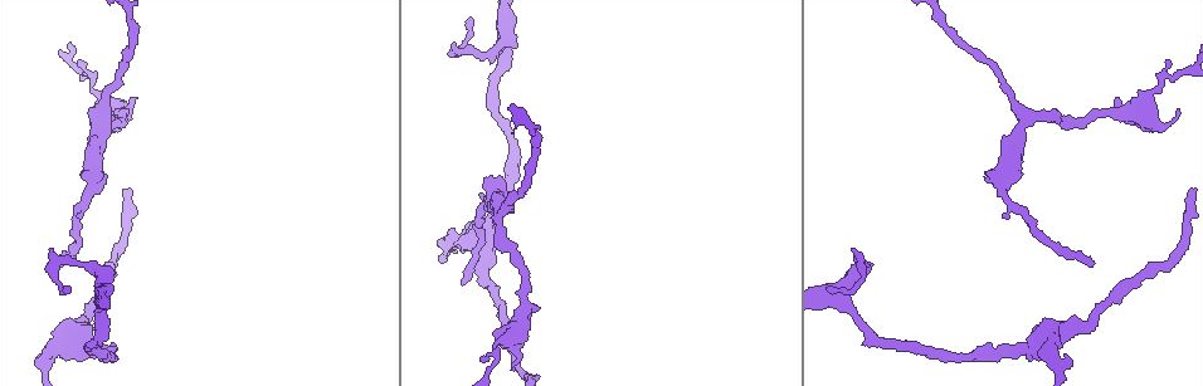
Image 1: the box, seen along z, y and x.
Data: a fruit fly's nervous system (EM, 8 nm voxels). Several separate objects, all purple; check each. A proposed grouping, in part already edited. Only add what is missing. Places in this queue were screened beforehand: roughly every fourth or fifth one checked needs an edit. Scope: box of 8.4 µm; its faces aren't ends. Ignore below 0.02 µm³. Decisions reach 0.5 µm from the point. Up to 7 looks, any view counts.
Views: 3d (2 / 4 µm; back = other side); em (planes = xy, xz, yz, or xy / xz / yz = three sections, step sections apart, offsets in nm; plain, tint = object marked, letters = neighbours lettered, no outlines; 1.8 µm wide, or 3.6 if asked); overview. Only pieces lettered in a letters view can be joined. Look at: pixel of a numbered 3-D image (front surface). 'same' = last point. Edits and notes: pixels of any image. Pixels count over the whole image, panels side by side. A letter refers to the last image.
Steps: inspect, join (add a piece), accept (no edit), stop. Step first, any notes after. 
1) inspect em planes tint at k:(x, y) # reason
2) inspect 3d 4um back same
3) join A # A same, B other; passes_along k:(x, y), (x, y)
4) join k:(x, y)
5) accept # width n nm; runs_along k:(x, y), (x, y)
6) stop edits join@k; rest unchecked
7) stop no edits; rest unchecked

inspect em xy step 4 letters at 1:(829, 287) # an open end

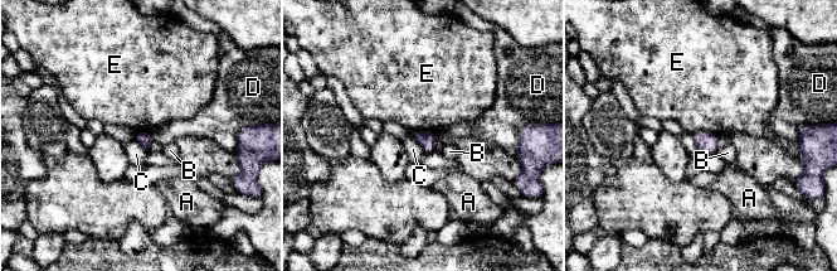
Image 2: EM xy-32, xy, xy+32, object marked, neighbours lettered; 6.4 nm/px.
inspect em yz step 4 letters same

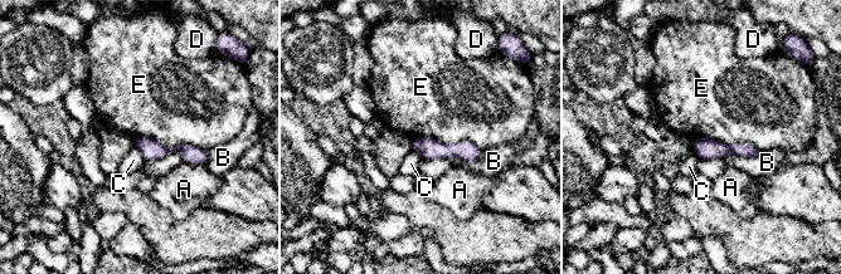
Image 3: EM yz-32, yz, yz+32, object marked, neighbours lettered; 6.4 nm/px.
accept # A other, B other, C other, D other, E other; border 3:(134, 137), (207, 151); none of them fits

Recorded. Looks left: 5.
inspect 3d 2um back at 1:(1094, 264) # long arm stops here

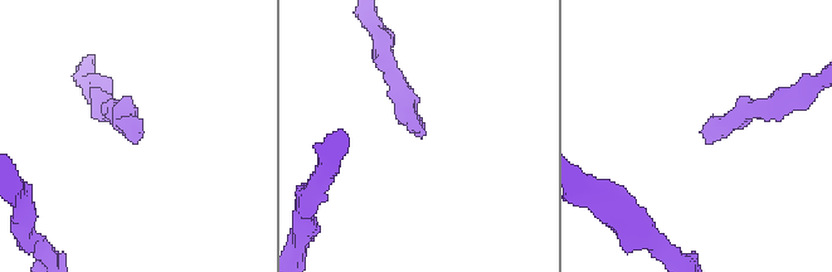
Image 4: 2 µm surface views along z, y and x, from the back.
inspect em 3.6um yz step 8 letters at 4:(137, 133)

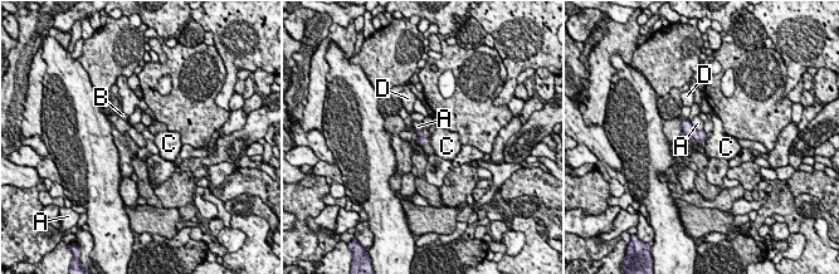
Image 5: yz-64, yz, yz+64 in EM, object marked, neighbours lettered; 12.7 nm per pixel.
inspect em 3.6um planes letters same

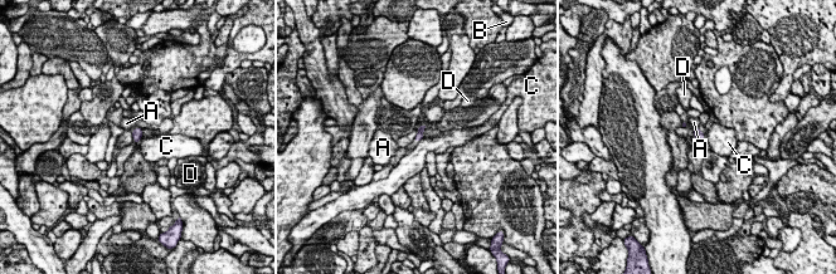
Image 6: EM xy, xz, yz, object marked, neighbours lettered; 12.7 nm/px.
accept # A other, B other, C other, D other; border 6:(424, 137), (418, 142); no lettered piece goes on from it

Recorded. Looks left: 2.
inspect em xy step 16 letters at 1:(497, 352) # thick turns thin

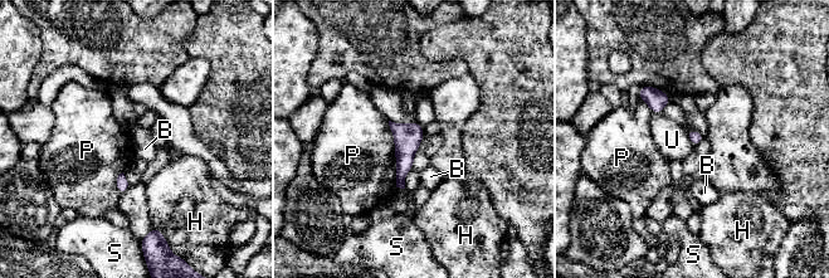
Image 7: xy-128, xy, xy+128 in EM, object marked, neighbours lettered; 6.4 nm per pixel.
accept # longest_contact P 420 nm; B other, H other, P other, S other, U other; border 7:(686, 130), (687, 137), (693, 146); no lettered piece goes on from it

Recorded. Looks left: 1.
stop no edits; rest unchecked

